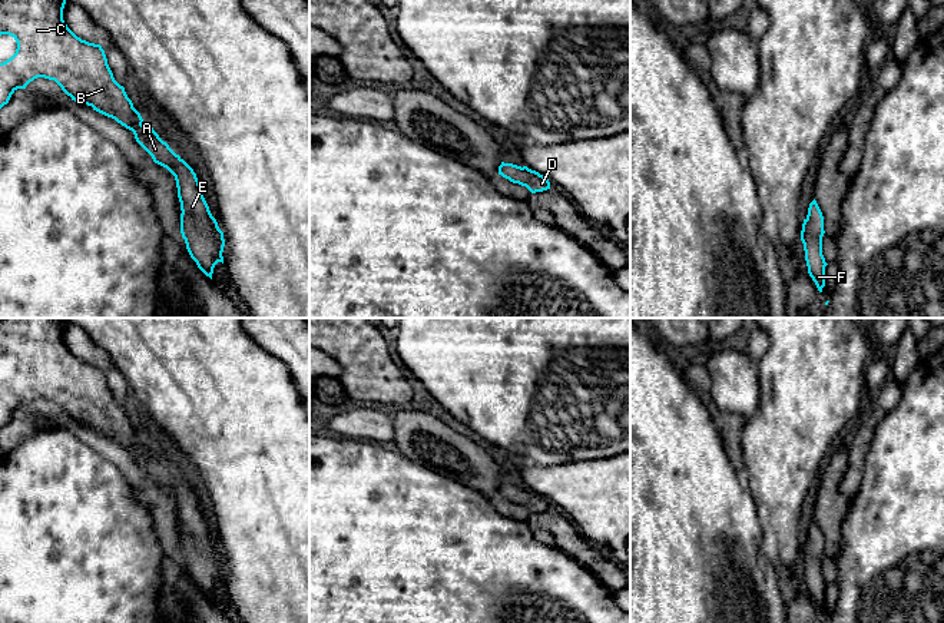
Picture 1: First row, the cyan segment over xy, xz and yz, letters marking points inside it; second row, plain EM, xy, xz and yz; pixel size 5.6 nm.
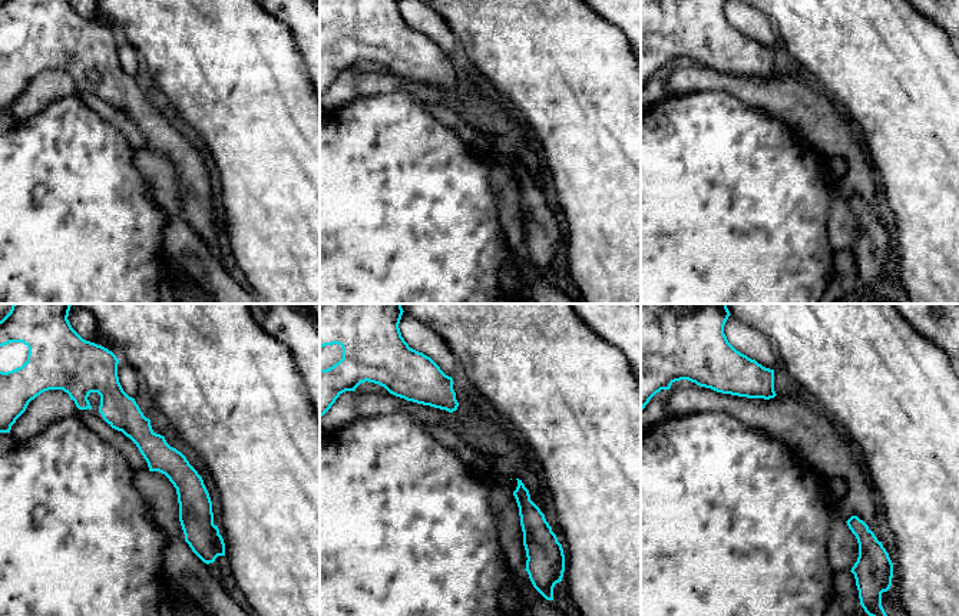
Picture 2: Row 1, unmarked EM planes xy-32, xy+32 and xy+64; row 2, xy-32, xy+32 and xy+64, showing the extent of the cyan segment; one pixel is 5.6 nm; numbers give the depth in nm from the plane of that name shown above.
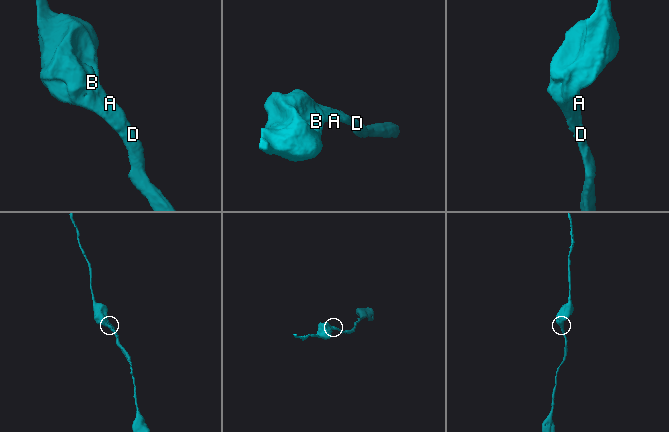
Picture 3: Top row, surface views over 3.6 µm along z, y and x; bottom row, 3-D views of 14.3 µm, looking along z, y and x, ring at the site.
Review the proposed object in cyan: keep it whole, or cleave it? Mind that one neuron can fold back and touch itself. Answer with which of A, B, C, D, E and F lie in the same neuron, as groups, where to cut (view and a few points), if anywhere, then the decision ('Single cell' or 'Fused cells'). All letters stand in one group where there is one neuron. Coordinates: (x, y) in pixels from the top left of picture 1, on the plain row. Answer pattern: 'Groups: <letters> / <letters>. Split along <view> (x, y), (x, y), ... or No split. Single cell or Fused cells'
Groups: A B C D E F. No split. Single cell

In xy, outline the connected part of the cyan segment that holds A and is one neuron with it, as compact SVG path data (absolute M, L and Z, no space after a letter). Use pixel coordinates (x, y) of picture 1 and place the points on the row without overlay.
M0 318L0 357L9 355L17 364L16 374L0 384L0 430L9 424L17 410L26 410L34 400L44 398L54 401L72 421L92 427L93 431L132 451L136 463L152 477L153 483L175 497L182 531L182 559L198 589L212 600L215 586L223 584L225 560L202 516L196 494L159 458L152 447L142 445L143 440L133 428L125 408L115 401L102 367L82 361L64 344L64 325L66 318Z

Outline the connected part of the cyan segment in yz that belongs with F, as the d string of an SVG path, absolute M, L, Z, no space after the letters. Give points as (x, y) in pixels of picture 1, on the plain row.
M814 520L809 524L808 536L802 544L801 561L804 564L808 594L819 613L822 613L822 609L825 607L825 587L828 586L822 576L824 554L824 537Z

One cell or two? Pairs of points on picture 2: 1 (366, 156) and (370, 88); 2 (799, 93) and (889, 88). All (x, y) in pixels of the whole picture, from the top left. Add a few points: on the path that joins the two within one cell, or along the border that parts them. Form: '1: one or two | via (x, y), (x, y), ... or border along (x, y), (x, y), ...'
1: two | border along (403, 90), (361, 96)
2: two | border along (820, 89), (847, 116)

